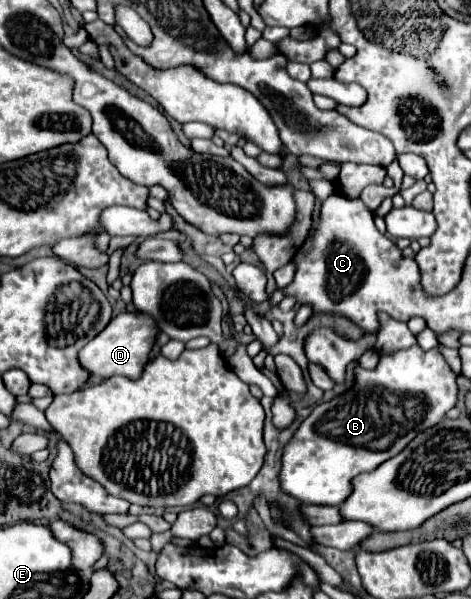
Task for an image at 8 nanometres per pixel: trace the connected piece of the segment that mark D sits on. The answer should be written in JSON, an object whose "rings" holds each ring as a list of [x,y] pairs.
{"rings":[[[119,314],[115,316],[91,342],[87,342],[79,352],[79,364],[93,376],[111,378],[111,376],[125,376],[137,380],[149,360],[149,352],[157,334],[157,326],[147,314]]]}

